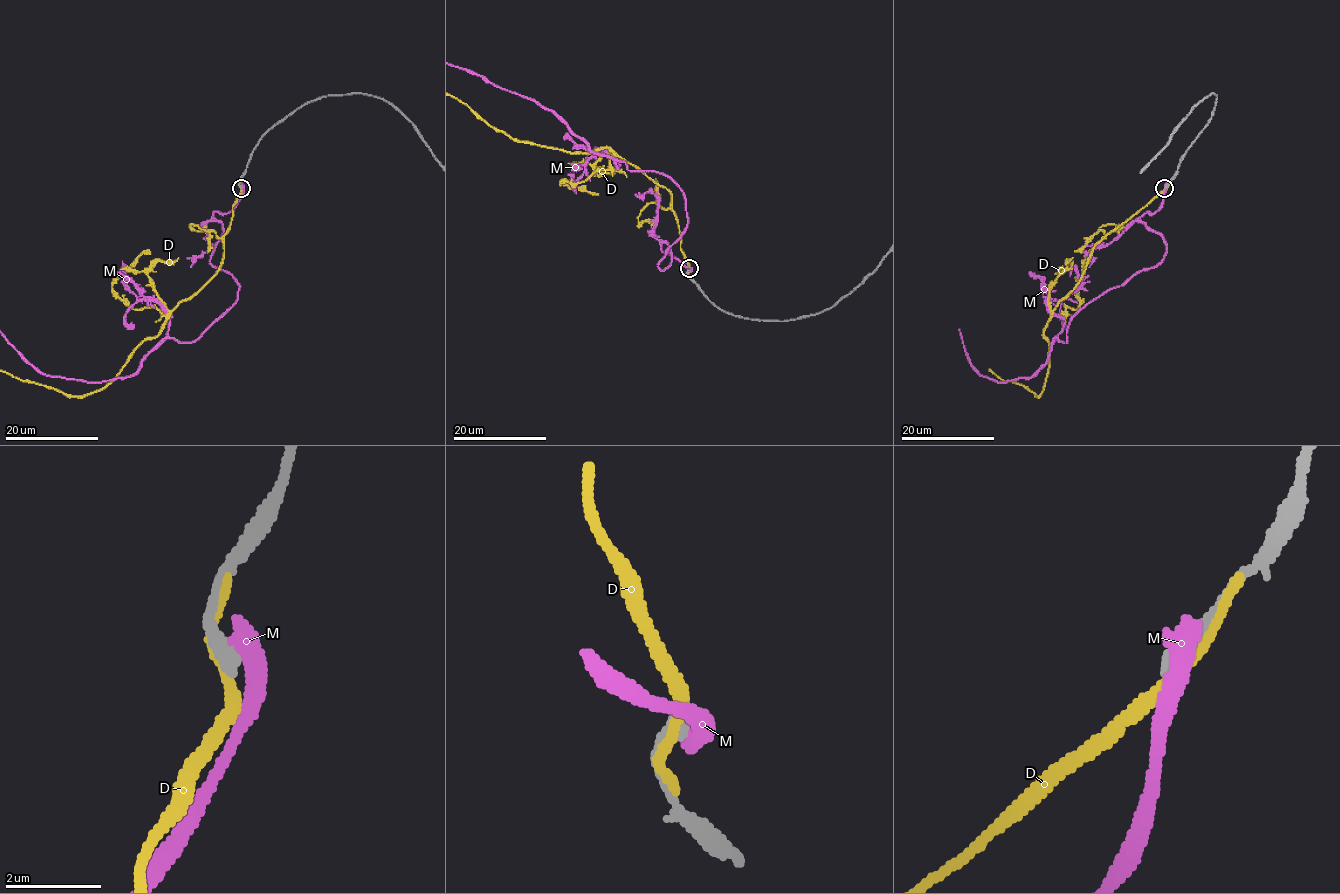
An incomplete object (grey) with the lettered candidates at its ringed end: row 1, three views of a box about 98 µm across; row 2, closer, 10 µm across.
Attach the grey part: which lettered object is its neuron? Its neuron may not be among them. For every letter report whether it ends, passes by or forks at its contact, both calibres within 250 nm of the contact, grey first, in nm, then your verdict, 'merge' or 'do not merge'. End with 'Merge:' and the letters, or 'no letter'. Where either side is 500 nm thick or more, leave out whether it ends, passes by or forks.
D: it passes by | 440/200 nm | do not merge
M: 440/550 nm | do not merge
Merge: no letter

